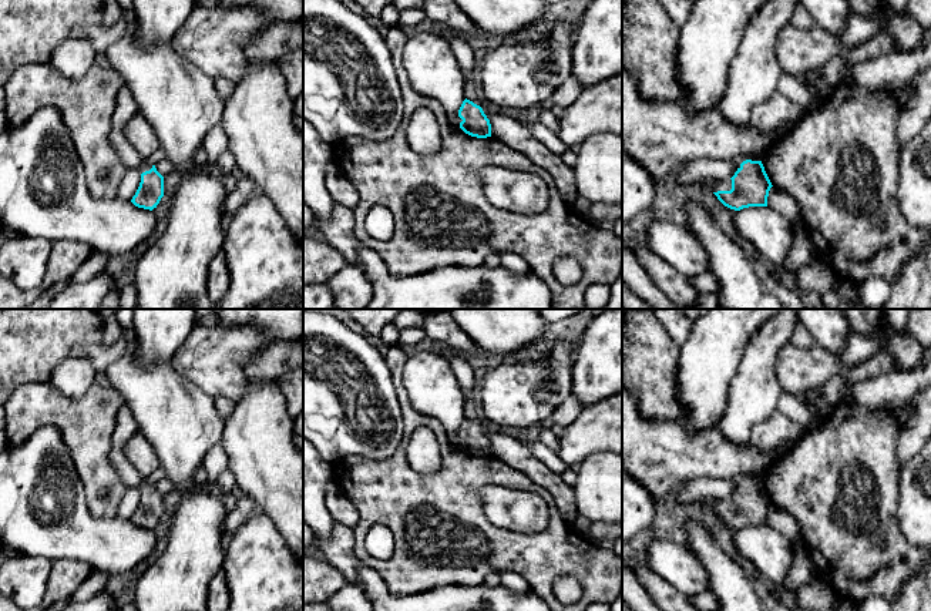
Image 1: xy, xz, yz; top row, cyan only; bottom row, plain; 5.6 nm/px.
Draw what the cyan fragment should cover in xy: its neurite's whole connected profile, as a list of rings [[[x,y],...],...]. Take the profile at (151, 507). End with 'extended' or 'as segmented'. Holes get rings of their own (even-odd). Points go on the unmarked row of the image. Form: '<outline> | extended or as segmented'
[[[124,403],[115,417],[110,461],[124,483],[137,484],[142,490],[140,506],[131,521],[138,527],[152,530],[164,516],[164,496],[157,490],[155,484],[141,476],[125,457],[125,444],[137,432],[138,424],[131,409]]] | extended

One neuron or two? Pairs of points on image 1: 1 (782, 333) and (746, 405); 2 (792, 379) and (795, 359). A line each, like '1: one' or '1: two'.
1: one
2: one

